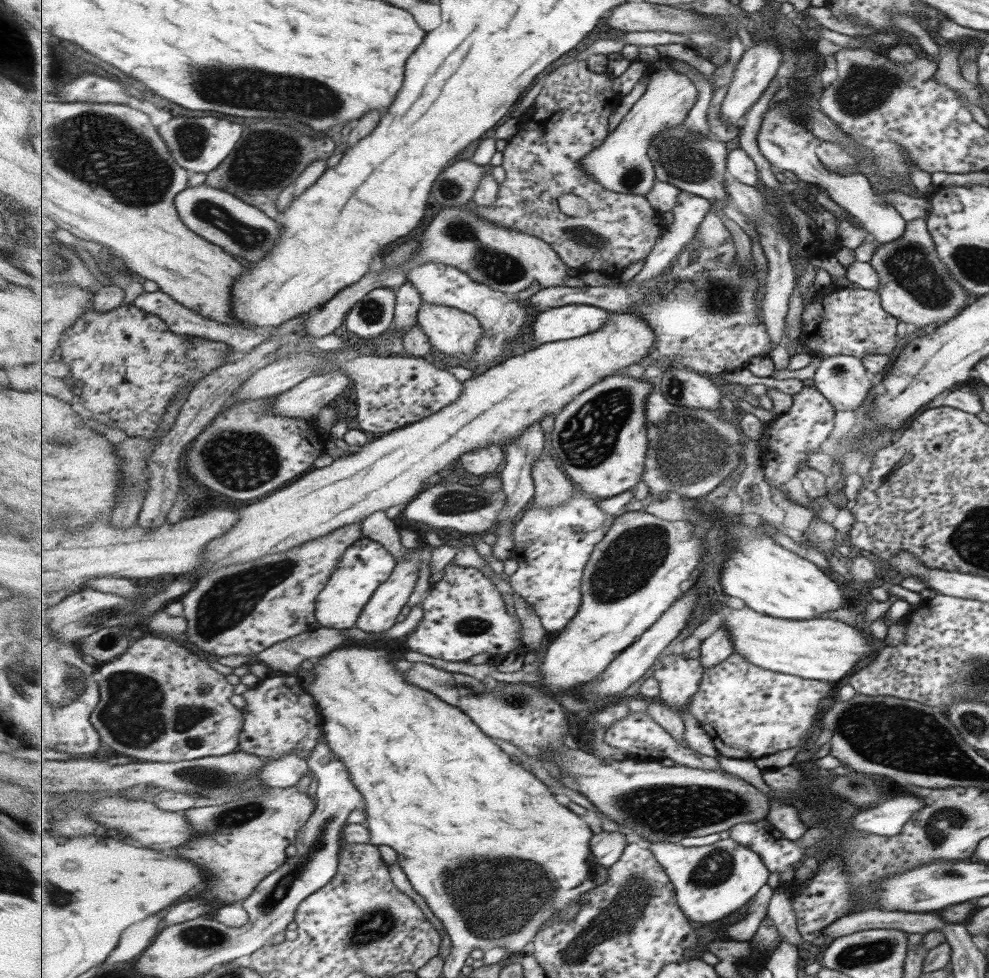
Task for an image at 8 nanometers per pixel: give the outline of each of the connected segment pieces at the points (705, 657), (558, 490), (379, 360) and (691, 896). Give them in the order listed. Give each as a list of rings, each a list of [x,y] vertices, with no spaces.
[[[721,625],[702,642],[700,661],[704,668],[713,668],[726,662],[736,652],[730,630]]]
[[[541,453],[533,465],[533,471],[532,476],[536,484],[533,503],[536,506],[557,506],[576,496],[573,481],[562,470],[552,453],[549,455]]]
[[[374,353],[349,363],[332,363],[331,368],[331,373],[341,370],[355,380],[359,407],[356,421],[367,432],[390,433],[441,412],[463,394],[463,382],[445,369],[435,368],[430,358]]]
[[[730,837],[715,845],[692,848],[679,843],[645,841],[642,844],[649,846],[655,858],[664,866],[683,912],[699,923],[719,922],[743,910],[771,878],[771,872],[763,858]]]

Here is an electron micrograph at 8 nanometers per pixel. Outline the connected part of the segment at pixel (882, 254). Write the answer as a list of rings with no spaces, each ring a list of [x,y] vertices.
[[[924,219],[907,221],[901,236],[874,248],[868,262],[877,273],[881,308],[900,324],[920,328],[951,320],[967,304],[968,292],[951,276],[935,250]]]

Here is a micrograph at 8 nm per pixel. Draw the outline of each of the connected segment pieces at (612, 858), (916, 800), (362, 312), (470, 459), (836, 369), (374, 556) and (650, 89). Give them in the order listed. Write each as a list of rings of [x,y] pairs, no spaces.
[[[601,831],[591,840],[591,851],[600,869],[609,869],[619,861],[627,849],[627,838],[619,831]]]
[[[923,795],[897,796],[868,810],[861,810],[851,819],[848,830],[895,838],[905,822],[924,806]]]
[[[381,287],[364,296],[346,318],[346,328],[362,339],[379,338],[393,325],[396,315],[397,290]]]
[[[488,446],[468,452],[459,462],[465,471],[472,475],[483,475],[495,472],[503,460],[506,460],[506,448],[502,446]]]
[[[839,355],[822,358],[812,379],[814,387],[827,401],[831,402],[835,411],[857,410],[863,404],[863,400],[867,398],[867,393],[871,388],[865,368],[860,360],[853,356]]]
[[[362,537],[352,544],[320,592],[316,604],[318,625],[327,628],[347,629],[358,626],[359,617],[378,588],[393,574],[397,559],[380,542]]]
[[[666,59],[653,64],[649,82],[644,94],[623,117],[620,125],[600,147],[594,148],[582,160],[584,172],[593,174],[594,179],[611,192],[646,196],[654,189],[658,178],[654,160],[650,157],[650,146],[663,131],[683,124],[699,98],[689,76],[669,67]]]

